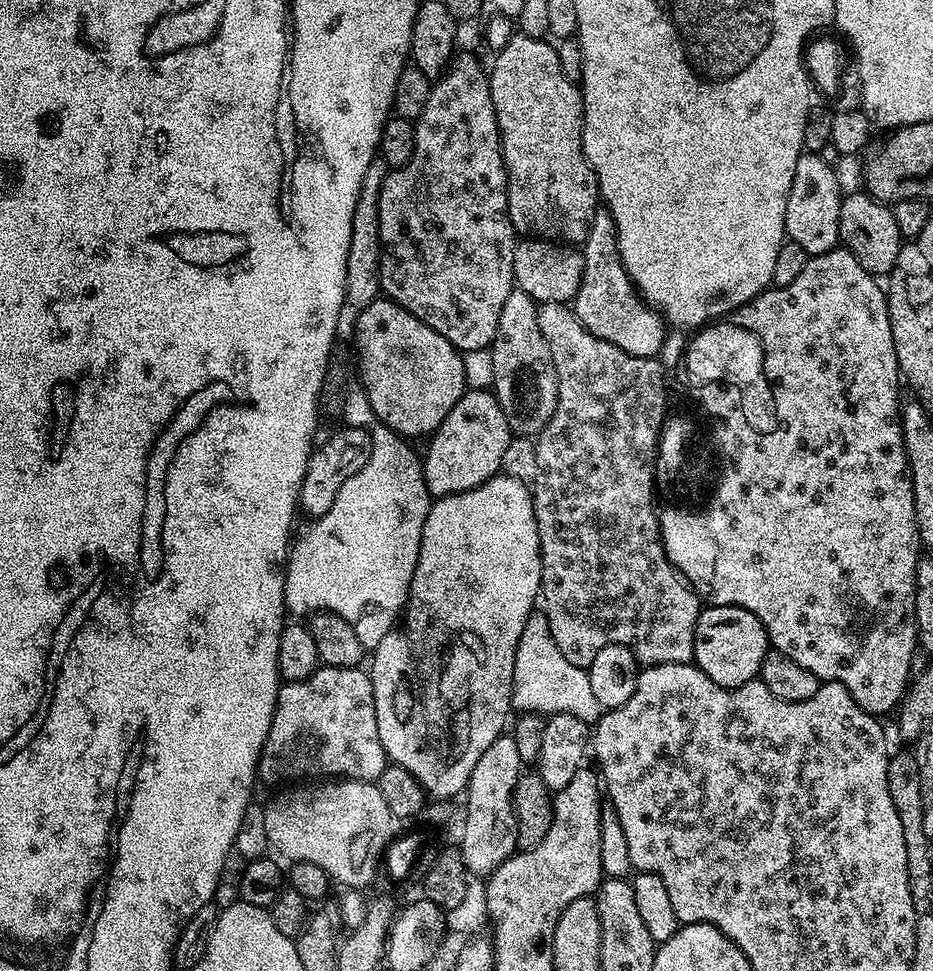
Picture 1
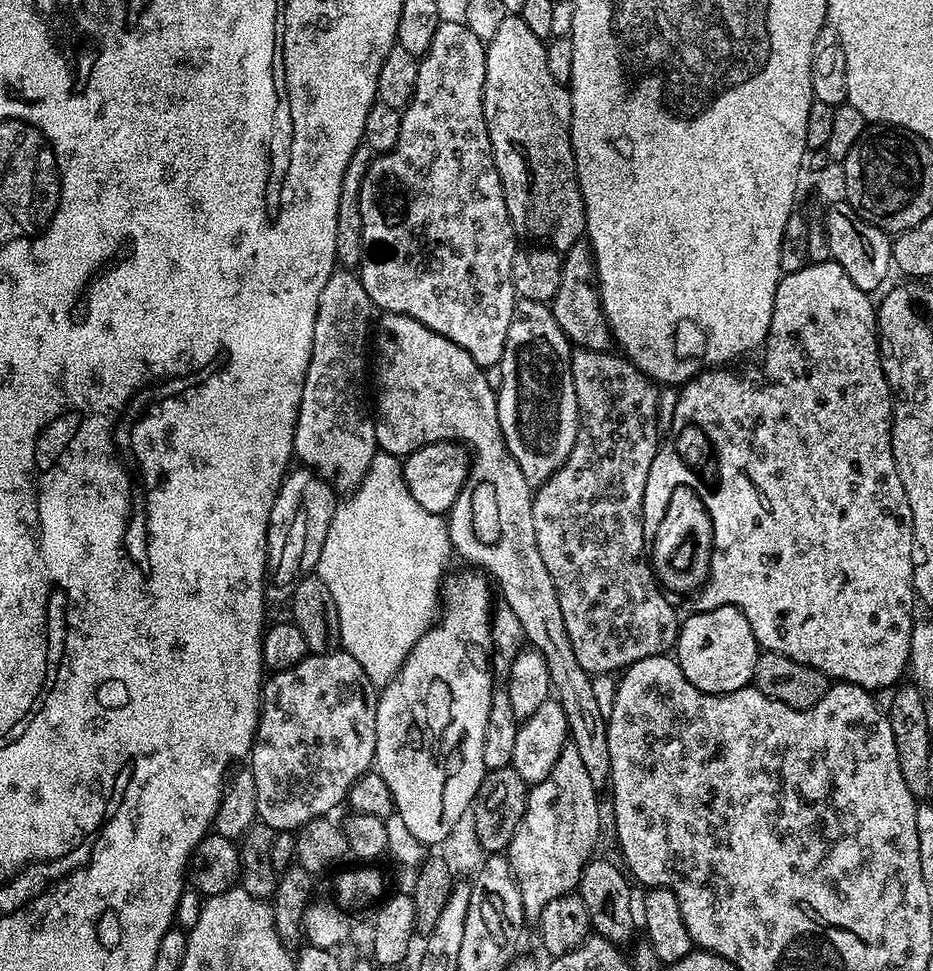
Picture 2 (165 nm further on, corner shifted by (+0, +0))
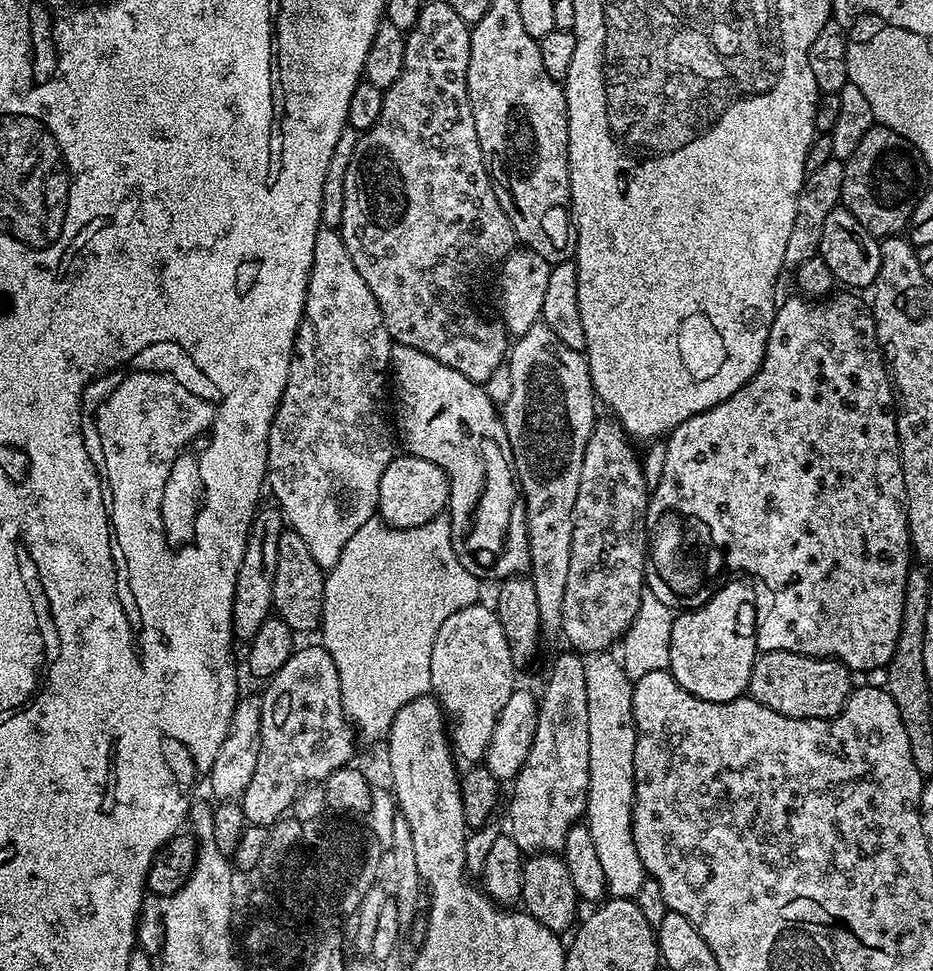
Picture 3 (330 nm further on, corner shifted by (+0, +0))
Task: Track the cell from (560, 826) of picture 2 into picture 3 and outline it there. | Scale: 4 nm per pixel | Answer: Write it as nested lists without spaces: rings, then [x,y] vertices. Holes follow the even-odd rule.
[[[567,650],[552,664],[548,672],[548,685],[538,696],[538,726],[530,754],[516,779],[511,781],[512,801],[508,804],[510,835],[525,854],[556,854],[563,849],[566,834],[572,825],[583,821],[588,810],[590,786],[590,706],[586,702],[586,670],[584,656]]]

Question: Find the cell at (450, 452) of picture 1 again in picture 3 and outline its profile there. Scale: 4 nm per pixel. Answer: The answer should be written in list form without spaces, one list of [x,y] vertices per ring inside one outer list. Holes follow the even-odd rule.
[[[407,454],[393,455],[378,486],[378,516],[391,528],[417,528],[441,515],[448,506],[448,476],[434,462]]]

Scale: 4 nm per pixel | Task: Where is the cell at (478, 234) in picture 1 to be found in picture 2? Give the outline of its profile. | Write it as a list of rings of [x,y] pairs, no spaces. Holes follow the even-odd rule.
[[[441,19],[438,30],[434,30],[434,40],[430,42],[430,50],[419,57],[418,82],[414,86],[414,94],[400,113],[402,130],[398,130],[398,142],[388,152],[379,153],[366,170],[366,178],[362,178],[360,191],[360,209],[362,210],[362,254],[358,265],[358,275],[366,294],[373,305],[381,313],[393,312],[414,318],[422,322],[434,334],[442,334],[442,338],[450,338],[454,346],[462,346],[480,368],[486,369],[499,364],[506,350],[506,330],[510,330],[510,318],[514,318],[518,299],[512,281],[514,254],[518,250],[516,227],[510,222],[510,214],[506,210],[506,198],[502,190],[502,182],[498,178],[496,163],[492,157],[490,134],[486,130],[484,117],[484,83],[486,82],[485,41],[478,38],[464,25],[463,19]]]

